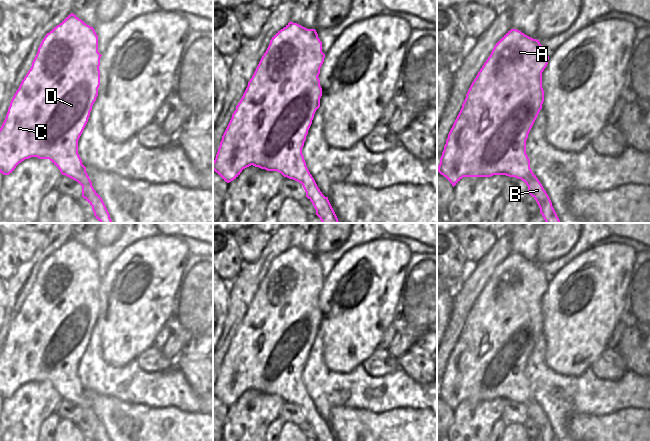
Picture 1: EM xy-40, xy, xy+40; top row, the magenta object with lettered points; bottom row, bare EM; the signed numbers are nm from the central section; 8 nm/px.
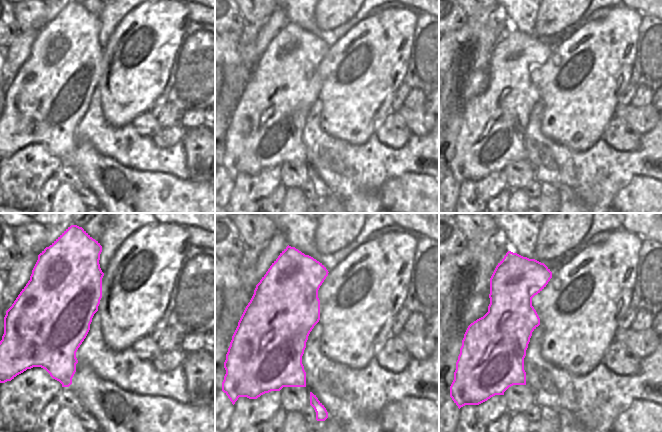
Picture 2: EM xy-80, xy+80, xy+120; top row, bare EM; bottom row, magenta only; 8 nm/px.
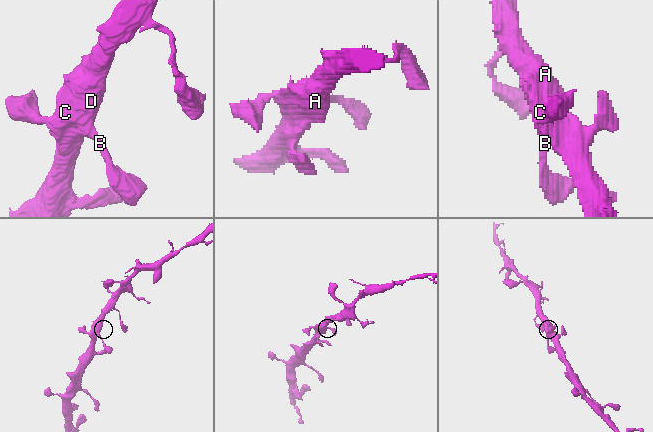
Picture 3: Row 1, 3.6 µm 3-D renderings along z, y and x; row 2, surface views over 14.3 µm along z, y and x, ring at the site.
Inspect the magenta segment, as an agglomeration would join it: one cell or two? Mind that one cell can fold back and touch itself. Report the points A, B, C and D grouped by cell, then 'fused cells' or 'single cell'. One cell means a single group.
A B C D; single cell

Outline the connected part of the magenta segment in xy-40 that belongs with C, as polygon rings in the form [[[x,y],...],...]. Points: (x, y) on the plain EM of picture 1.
[[[73,237],[46,258],[30,294],[10,326],[6,342],[0,352],[0,397],[9,399],[19,387],[31,381],[49,383],[62,399],[77,405],[82,410],[82,421],[92,430],[95,441],[110,441],[102,422],[94,414],[86,391],[78,378],[78,364],[98,320],[101,280],[94,252]]]

